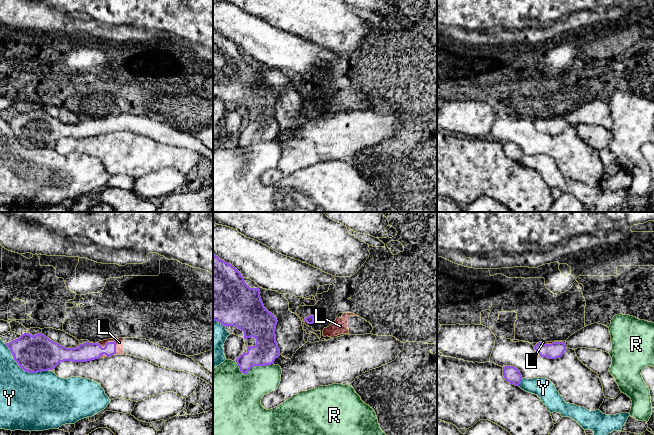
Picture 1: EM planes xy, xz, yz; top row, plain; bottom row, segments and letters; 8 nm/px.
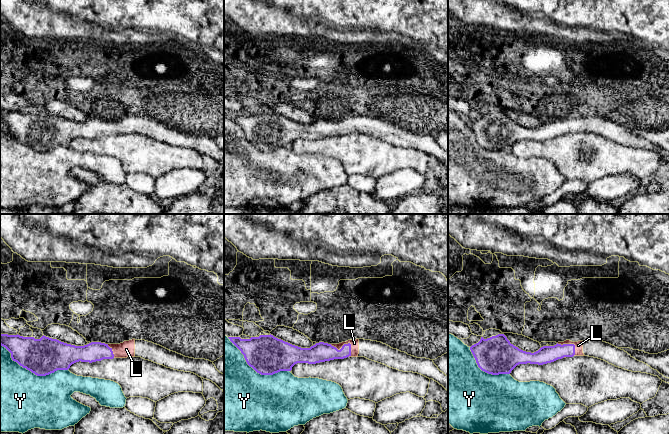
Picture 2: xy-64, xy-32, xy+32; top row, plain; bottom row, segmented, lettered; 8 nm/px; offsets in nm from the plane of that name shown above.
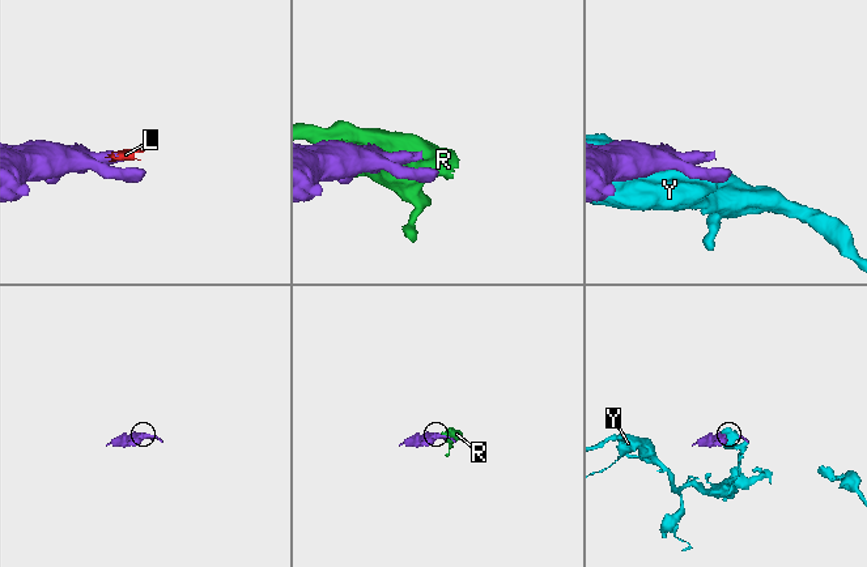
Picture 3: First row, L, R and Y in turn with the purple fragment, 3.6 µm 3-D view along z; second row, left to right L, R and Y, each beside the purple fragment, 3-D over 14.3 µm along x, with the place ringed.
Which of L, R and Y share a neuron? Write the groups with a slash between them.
L / R / Y

